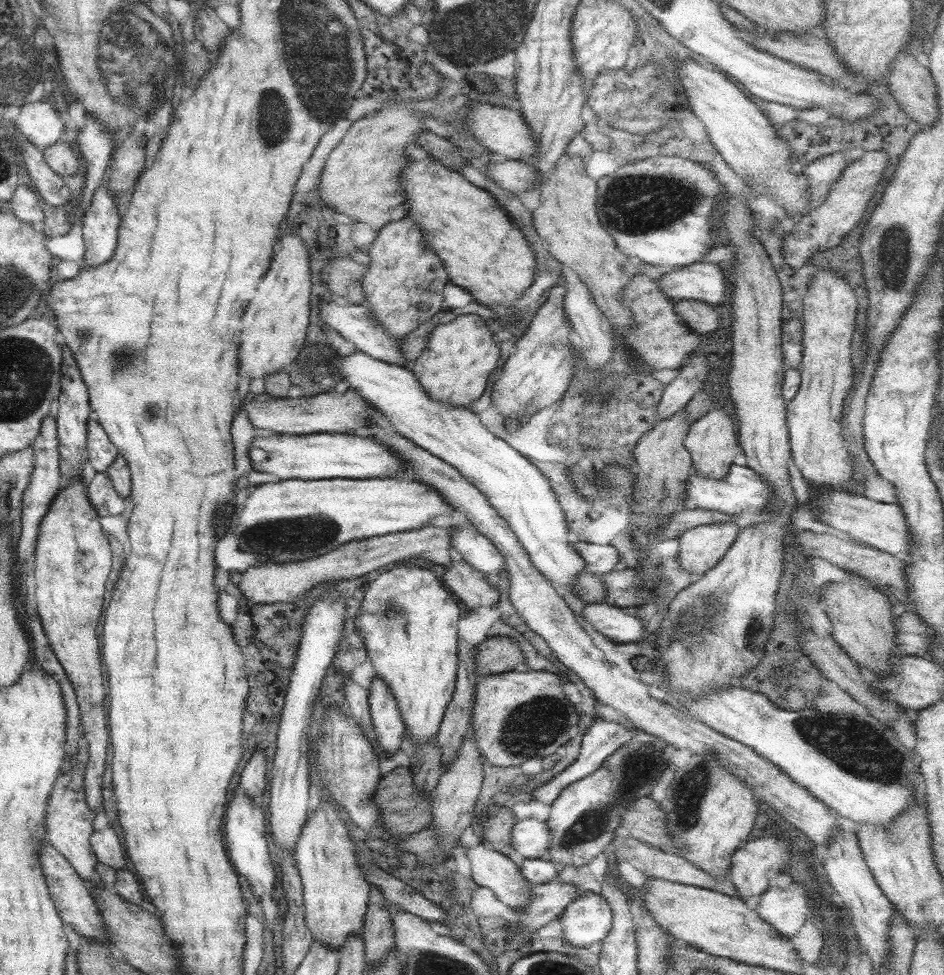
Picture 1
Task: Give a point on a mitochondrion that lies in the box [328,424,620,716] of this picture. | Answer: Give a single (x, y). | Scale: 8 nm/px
(392, 613)

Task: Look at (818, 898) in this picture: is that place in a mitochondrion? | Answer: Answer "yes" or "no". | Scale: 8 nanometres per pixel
no

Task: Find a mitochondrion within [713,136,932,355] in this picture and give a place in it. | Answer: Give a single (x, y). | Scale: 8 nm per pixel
(898, 245)

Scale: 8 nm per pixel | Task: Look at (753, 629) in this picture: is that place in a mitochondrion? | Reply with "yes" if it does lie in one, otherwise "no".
yes

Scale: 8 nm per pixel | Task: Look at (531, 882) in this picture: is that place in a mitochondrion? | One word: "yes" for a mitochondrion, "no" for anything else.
no

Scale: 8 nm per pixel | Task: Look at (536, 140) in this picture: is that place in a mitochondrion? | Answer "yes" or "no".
no

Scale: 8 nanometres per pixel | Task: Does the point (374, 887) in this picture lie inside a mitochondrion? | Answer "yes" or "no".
no

